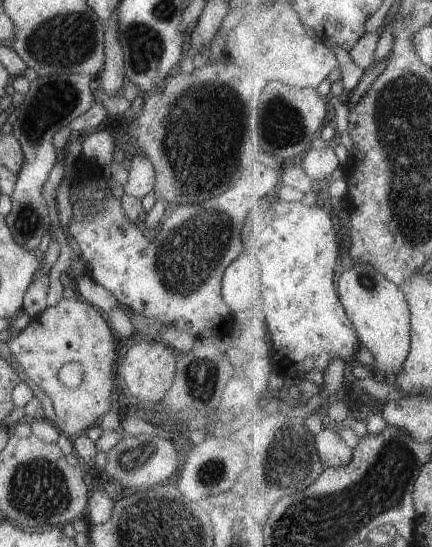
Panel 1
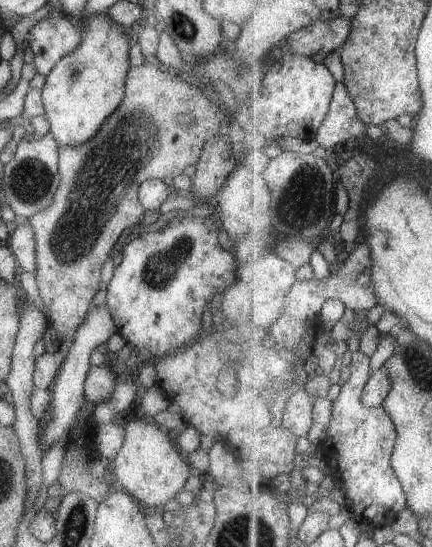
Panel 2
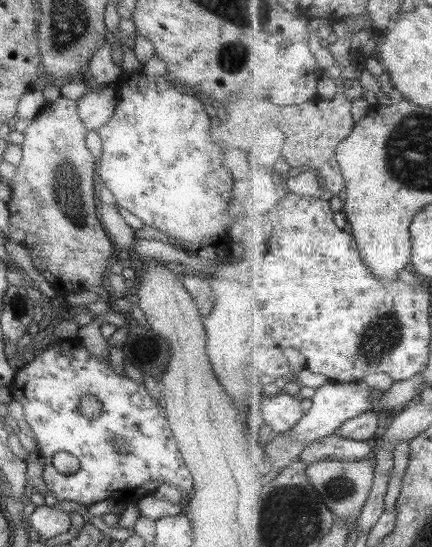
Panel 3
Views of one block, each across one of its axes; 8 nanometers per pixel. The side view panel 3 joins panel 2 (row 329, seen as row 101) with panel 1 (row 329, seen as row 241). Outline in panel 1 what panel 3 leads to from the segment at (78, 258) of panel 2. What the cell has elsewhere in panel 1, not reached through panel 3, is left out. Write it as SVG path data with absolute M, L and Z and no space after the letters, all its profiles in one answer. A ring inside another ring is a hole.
M77 296L72 299L61 299L53 307L46 306L37 318L32 318L27 326L17 332L6 344L10 354L22 368L22 372L51 400L56 416L52 423L67 438L72 439L85 433L90 427L98 424L103 414L111 410L111 392L114 390L113 380L116 377L112 370L113 362L115 362L115 350L113 350L115 336L94 306ZM67 362L75 362L83 368L83 378L77 388L65 388L59 382L58 370Z

